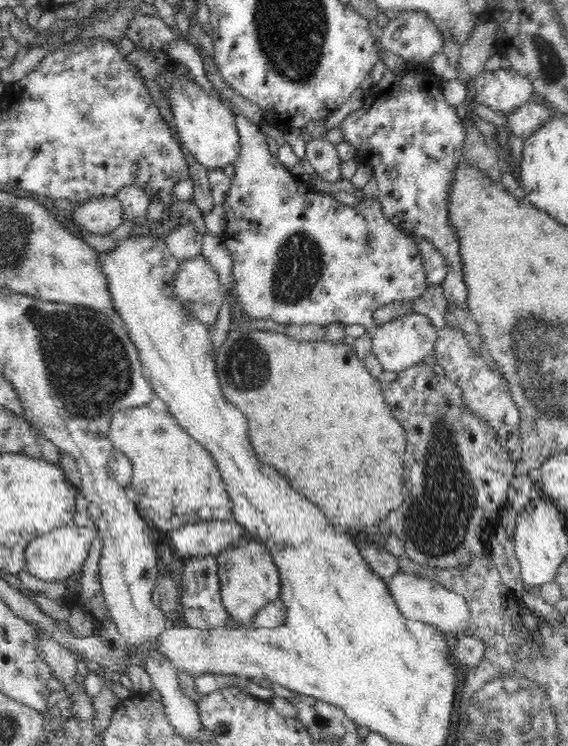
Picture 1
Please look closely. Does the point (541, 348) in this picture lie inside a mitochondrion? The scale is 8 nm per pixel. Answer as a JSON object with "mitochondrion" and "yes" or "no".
{"mitochondrion":"yes"}

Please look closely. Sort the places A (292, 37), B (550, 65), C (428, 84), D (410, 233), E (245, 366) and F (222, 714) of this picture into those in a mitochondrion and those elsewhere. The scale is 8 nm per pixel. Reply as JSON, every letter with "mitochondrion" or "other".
{"A":"mitochondrion","B":"mitochondrion","C":"other","D":"other","E":"mitochondrion","F":"other"}

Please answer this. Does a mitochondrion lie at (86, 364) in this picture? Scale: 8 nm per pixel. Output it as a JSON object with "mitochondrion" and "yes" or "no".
{"mitochondrion":"yes"}

